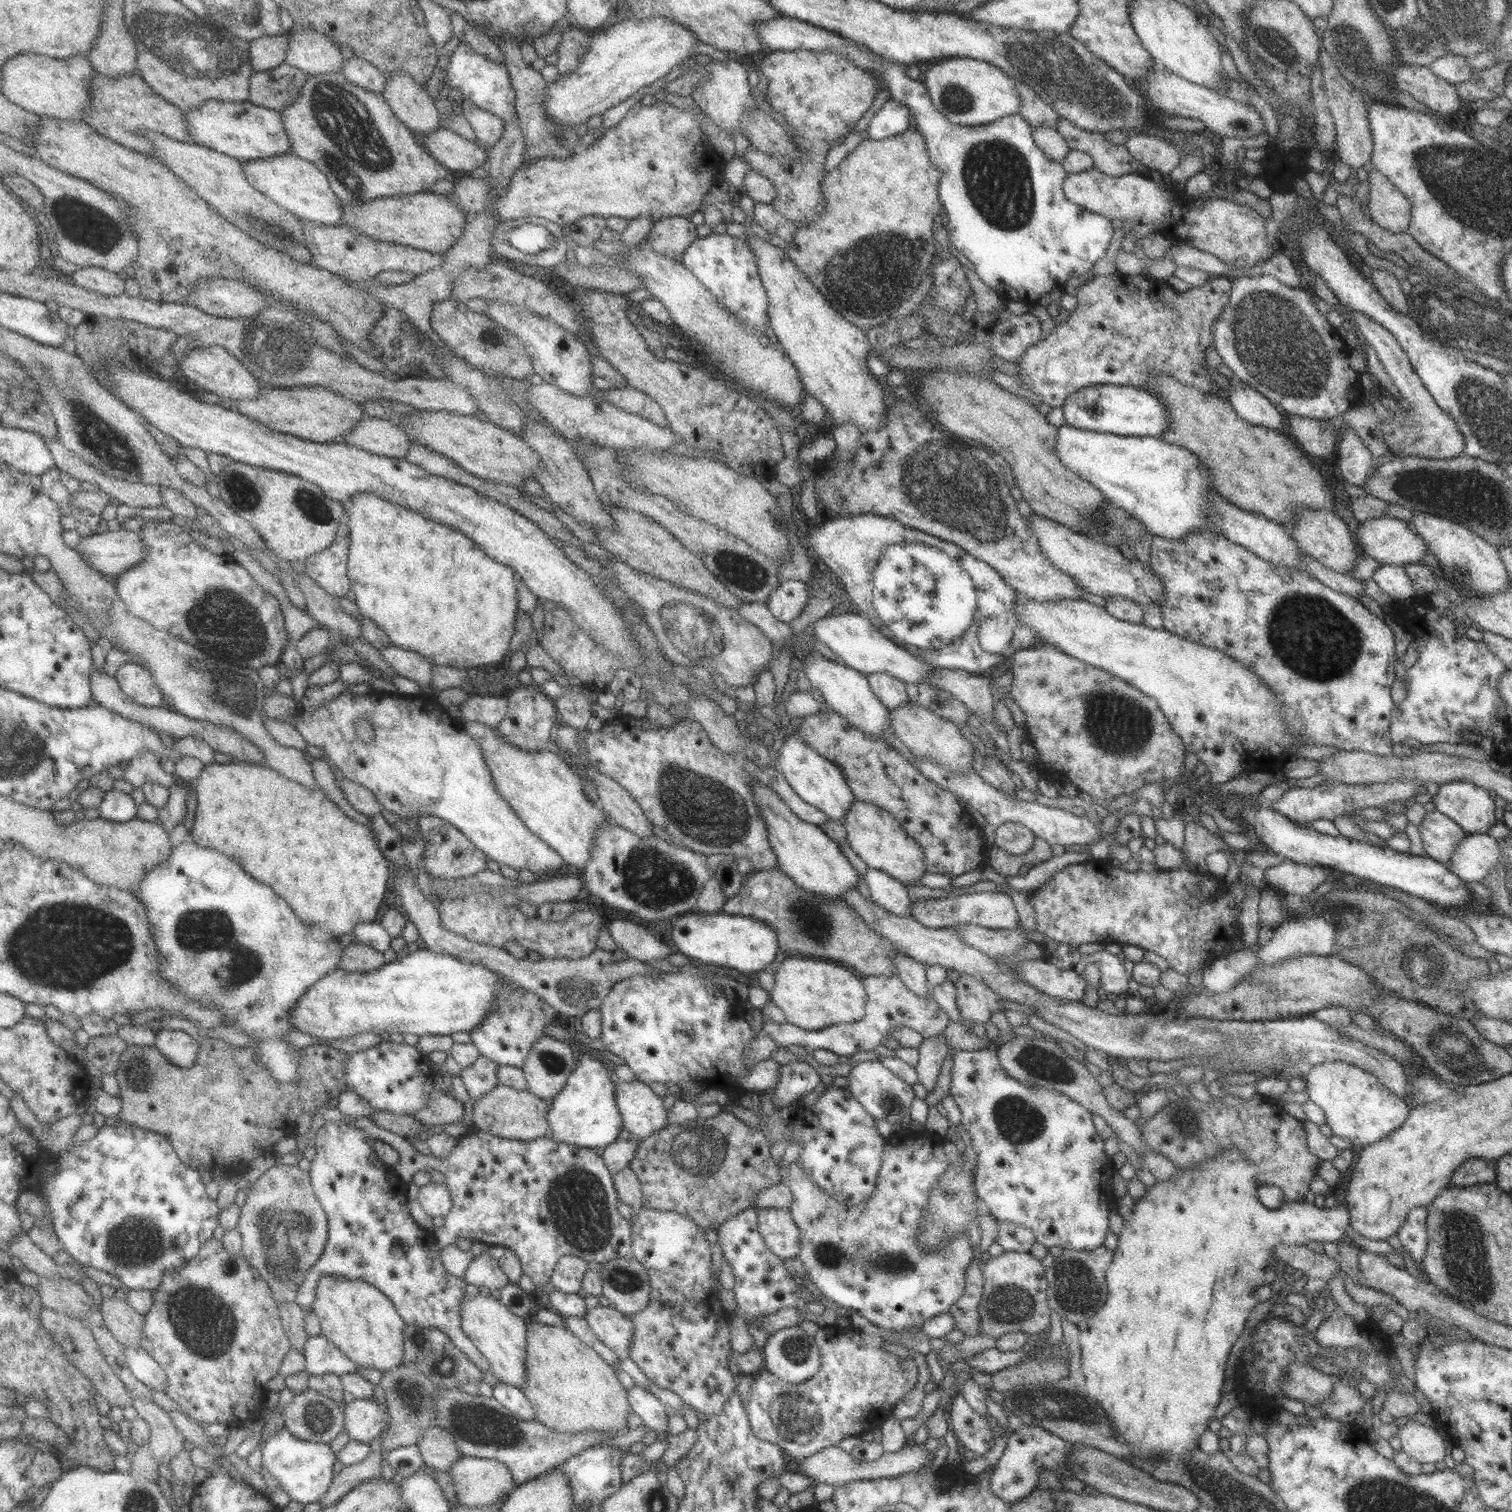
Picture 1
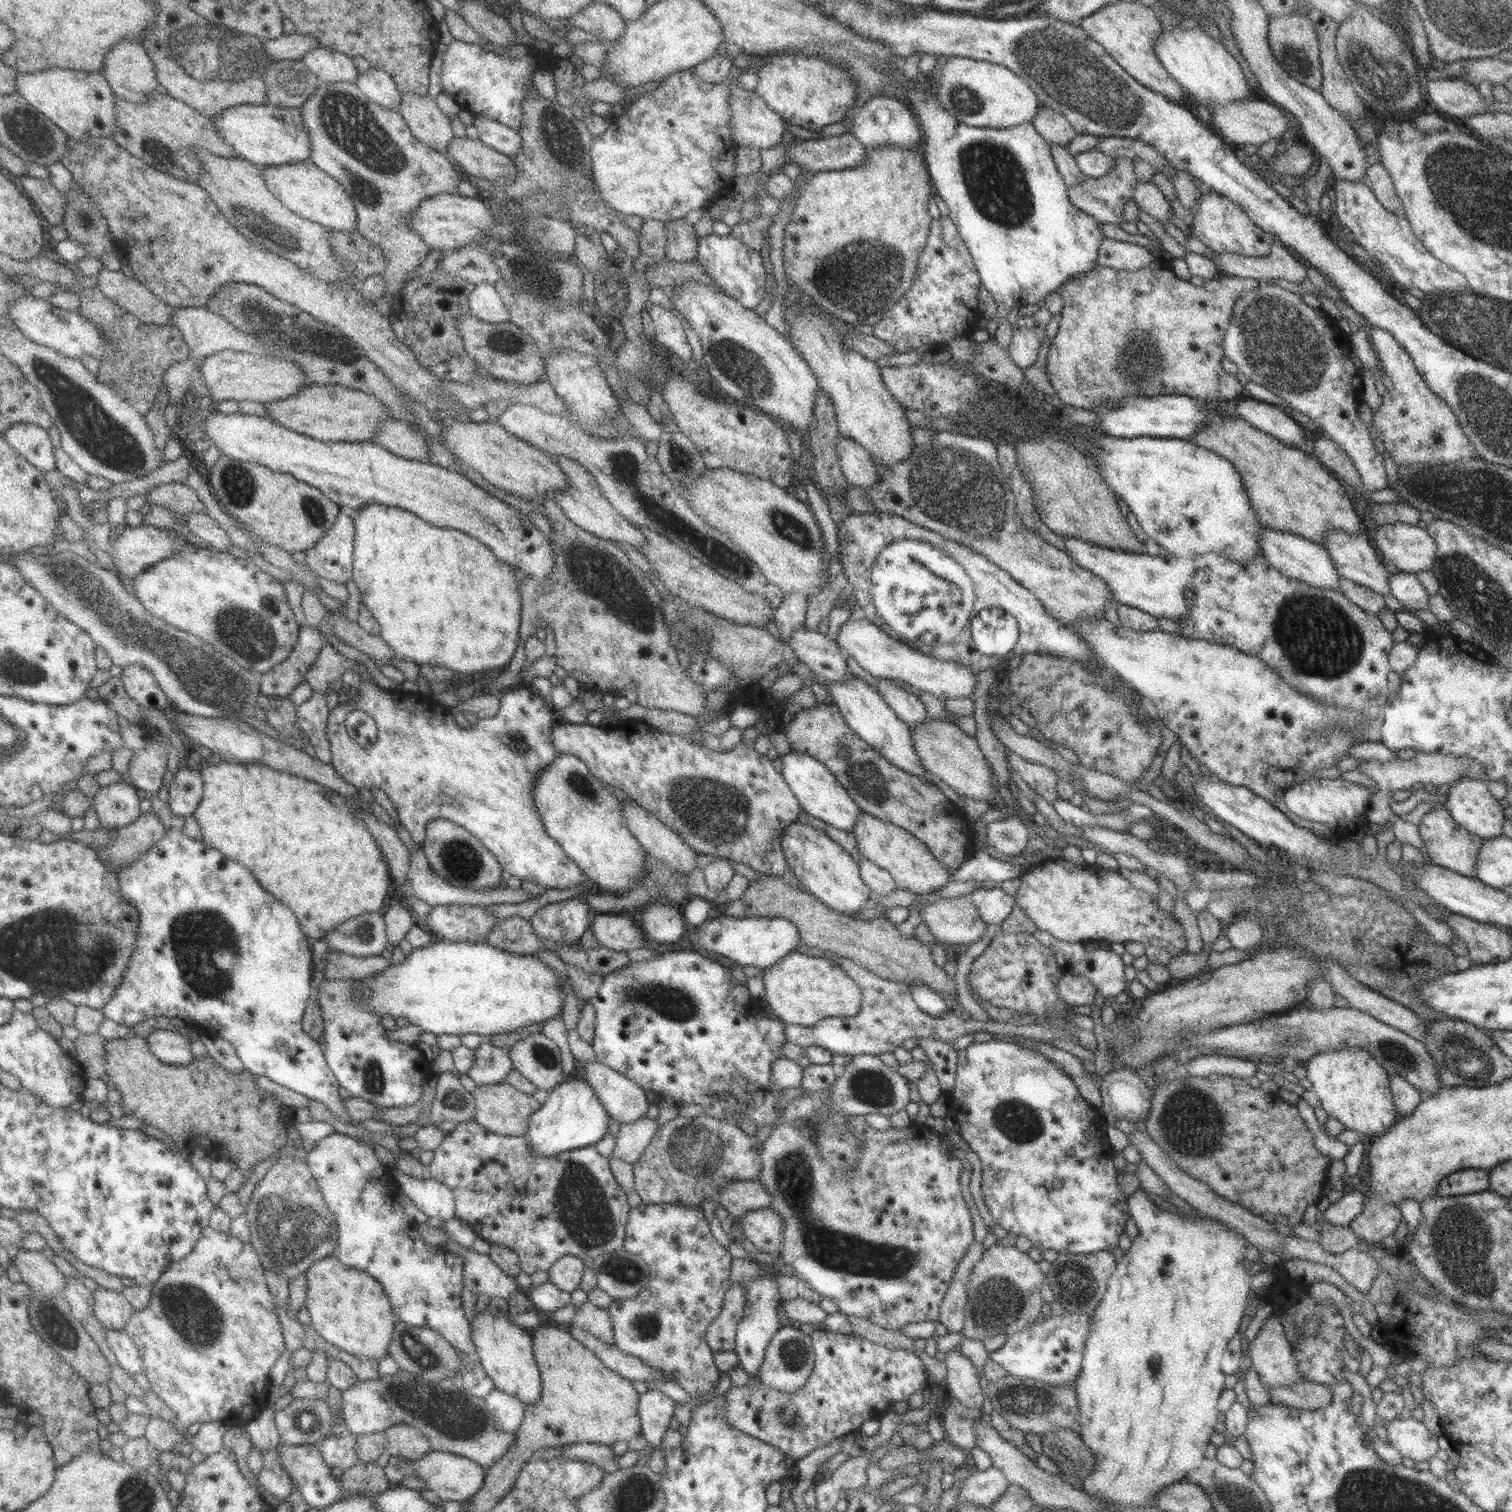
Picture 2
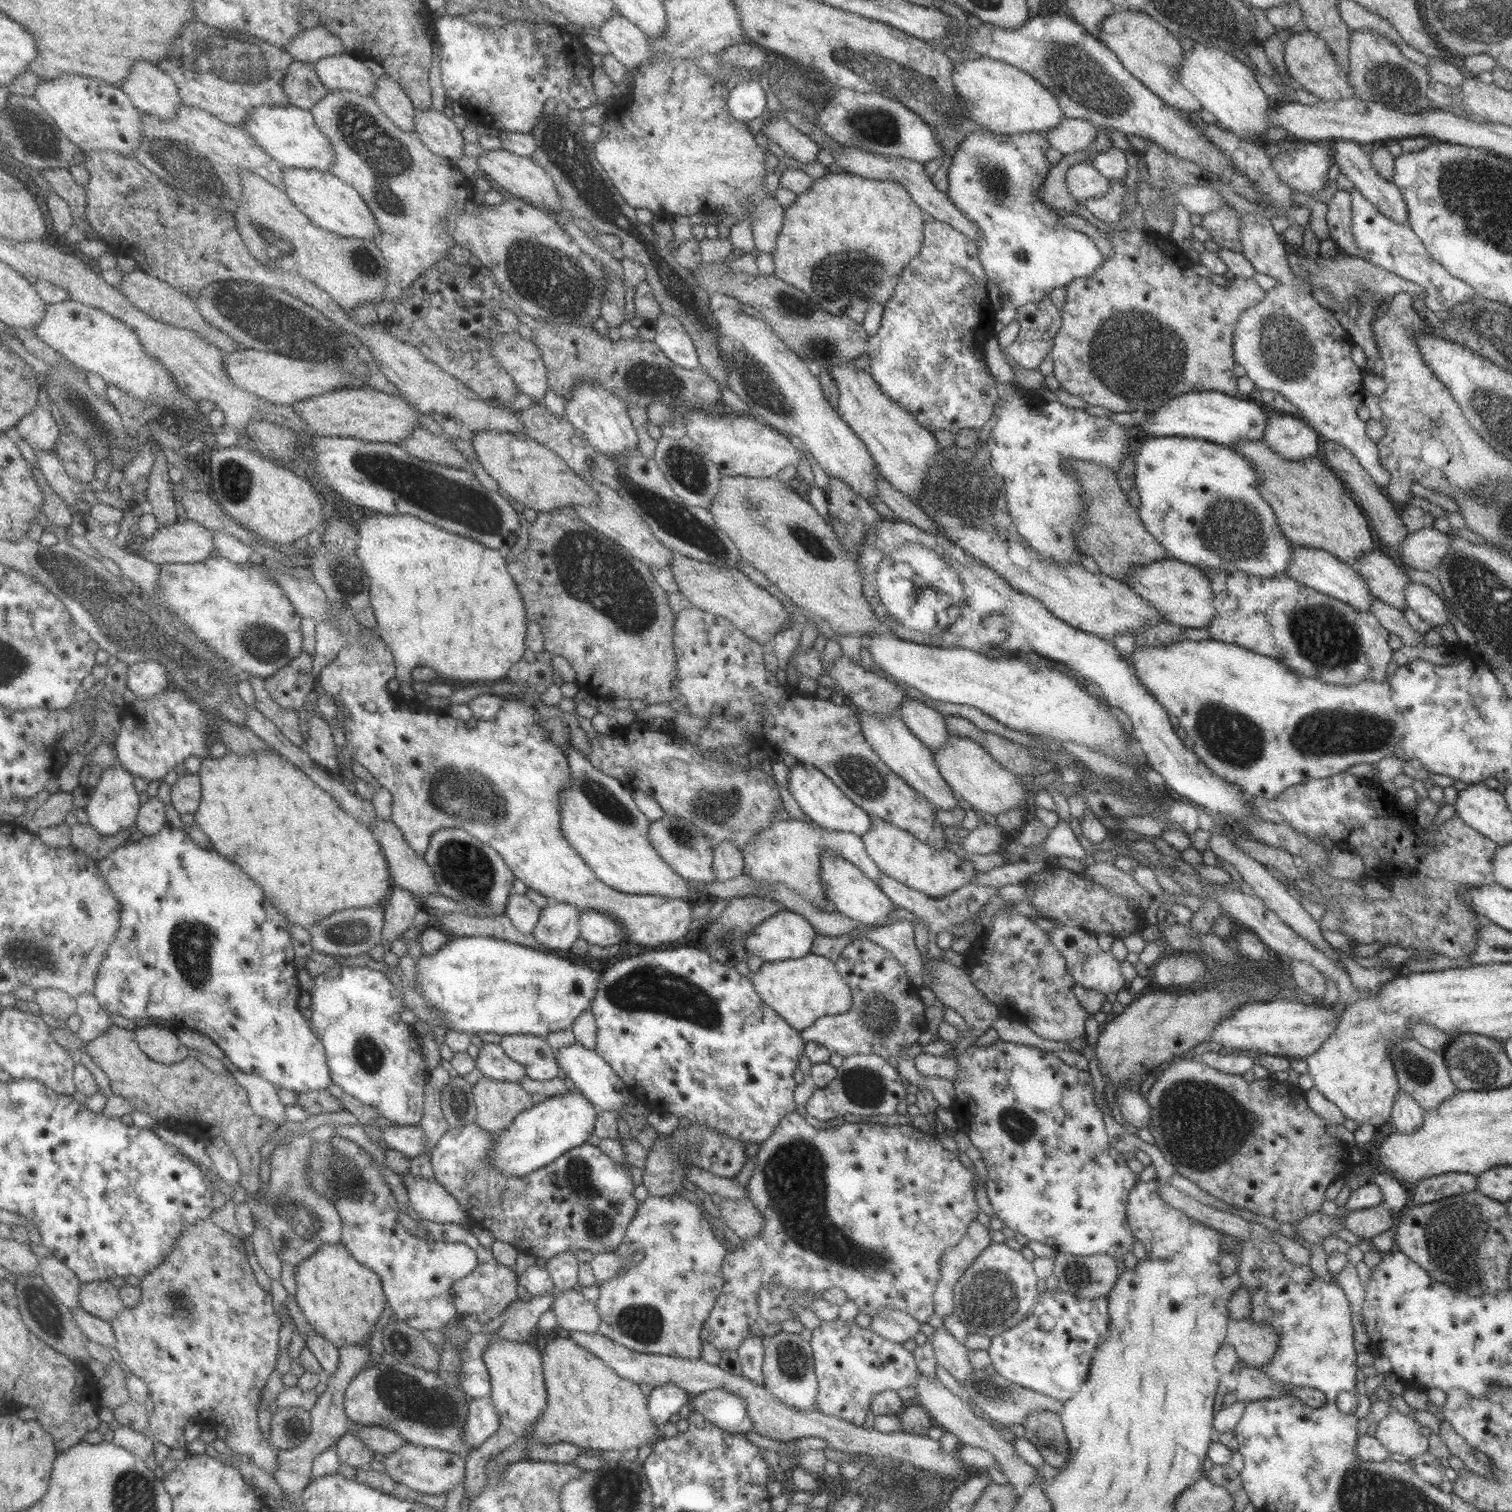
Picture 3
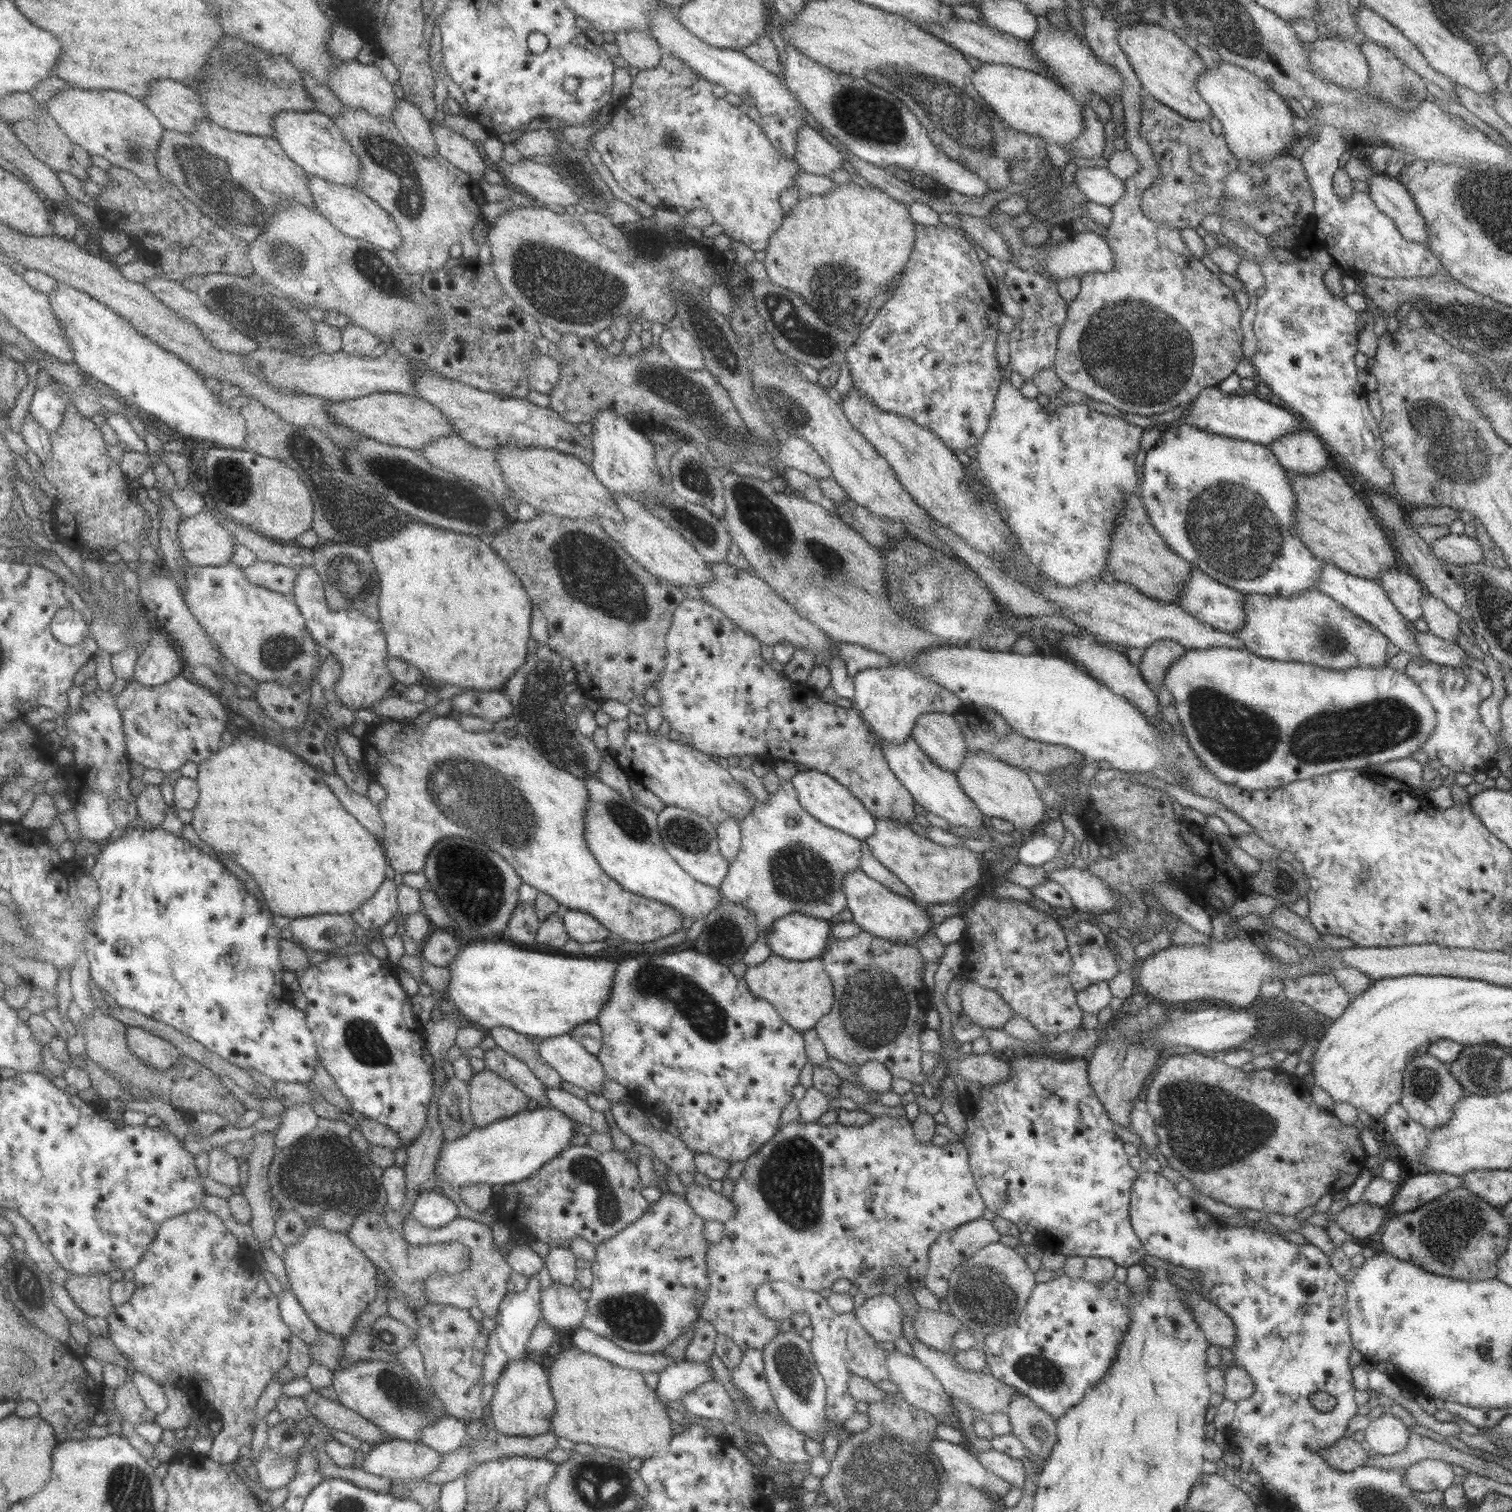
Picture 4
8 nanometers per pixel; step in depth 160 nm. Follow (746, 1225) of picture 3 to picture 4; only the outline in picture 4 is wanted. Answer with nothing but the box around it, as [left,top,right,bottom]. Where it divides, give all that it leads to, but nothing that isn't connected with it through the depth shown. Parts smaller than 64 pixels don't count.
[684,1182,736,1225]

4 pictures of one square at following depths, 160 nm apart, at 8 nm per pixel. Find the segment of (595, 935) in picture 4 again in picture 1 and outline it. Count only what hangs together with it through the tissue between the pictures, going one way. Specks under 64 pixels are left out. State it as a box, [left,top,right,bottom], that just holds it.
[609,920,675,962]

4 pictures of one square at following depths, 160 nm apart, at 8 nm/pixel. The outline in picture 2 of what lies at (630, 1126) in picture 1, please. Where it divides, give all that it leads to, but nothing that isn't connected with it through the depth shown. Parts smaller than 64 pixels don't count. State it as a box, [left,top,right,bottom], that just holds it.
[575,1060,649,1123]

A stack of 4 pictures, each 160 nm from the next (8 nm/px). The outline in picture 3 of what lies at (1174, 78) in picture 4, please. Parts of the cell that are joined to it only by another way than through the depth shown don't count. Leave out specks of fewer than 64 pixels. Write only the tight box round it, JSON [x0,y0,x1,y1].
[1098,11,1203,114]

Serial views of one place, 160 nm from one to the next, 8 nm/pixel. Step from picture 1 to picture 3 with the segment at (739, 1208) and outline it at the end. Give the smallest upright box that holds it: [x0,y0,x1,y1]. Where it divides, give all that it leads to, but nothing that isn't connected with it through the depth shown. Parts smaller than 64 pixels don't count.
[642,1125,746,1197]

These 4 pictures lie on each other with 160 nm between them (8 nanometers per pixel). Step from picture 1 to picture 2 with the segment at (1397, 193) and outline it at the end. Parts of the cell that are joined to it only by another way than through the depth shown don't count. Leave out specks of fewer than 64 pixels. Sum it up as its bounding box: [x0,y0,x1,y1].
[1366,162,1403,214]

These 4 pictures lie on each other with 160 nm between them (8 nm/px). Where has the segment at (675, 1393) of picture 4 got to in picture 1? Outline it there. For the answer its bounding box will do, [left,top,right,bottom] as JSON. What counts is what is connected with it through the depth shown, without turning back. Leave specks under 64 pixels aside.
[627,1384,669,1437]

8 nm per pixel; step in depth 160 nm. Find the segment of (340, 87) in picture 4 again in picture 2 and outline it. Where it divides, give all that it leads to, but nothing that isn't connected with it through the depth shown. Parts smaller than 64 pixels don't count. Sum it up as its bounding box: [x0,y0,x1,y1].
[303,45,361,83]

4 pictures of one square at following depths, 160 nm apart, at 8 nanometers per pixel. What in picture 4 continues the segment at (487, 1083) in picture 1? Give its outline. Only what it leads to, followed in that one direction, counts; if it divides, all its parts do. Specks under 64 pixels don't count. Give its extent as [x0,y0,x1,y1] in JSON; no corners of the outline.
[484,1046,551,1107]

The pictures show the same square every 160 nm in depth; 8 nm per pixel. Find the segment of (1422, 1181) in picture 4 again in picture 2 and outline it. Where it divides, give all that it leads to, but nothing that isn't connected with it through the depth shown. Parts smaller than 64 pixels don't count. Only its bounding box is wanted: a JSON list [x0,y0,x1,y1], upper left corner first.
[1435,1169,1489,1196]

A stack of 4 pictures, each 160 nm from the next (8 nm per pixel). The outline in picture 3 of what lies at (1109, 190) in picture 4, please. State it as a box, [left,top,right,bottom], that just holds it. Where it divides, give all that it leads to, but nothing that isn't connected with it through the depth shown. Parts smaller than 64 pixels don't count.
[1066,161,1111,202]

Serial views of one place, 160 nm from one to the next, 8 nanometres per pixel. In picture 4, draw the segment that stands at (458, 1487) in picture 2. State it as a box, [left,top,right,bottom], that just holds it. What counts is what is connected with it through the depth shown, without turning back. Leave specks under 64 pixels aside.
[364,1438,444,1484]

